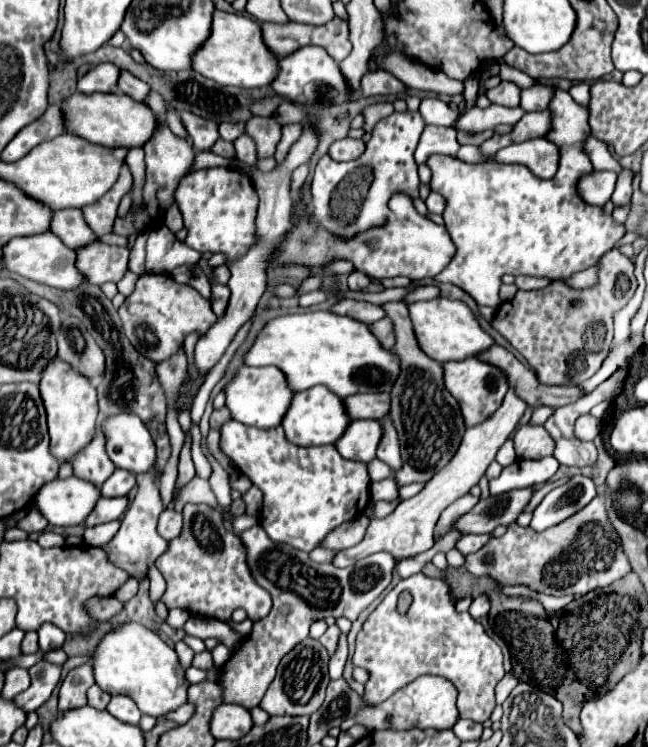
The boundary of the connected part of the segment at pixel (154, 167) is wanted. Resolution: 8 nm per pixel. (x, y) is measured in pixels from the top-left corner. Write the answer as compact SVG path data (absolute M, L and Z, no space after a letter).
M165 120L163 124L155 130L153 138L143 146L145 148L145 184L143 184L143 200L137 208L131 208L125 216L117 216L115 224L113 224L113 232L119 236L133 236L133 234L141 234L145 230L151 230L155 226L163 224L163 218L167 214L167 210L171 208L171 204L175 202L173 194L177 190L179 180L193 168L195 162L195 150L189 144L189 140L175 136Z

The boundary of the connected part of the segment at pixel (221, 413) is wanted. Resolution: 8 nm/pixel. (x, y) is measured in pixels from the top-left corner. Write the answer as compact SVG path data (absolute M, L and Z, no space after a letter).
M223 406L223 408L219 408L219 410L213 410L209 424L211 424L211 428L219 430L227 420L231 420L231 412L227 412L227 406Z

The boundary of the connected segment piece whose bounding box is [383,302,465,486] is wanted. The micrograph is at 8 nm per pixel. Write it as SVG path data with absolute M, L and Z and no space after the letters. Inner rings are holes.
M387 302L383 304L387 316L395 322L395 334L397 334L397 342L395 342L395 352L401 358L401 376L395 382L393 390L391 390L391 418L393 424L397 428L399 434L399 442L401 442L401 458L403 458L403 468L395 474L395 482L397 486L403 484L411 484L411 482L427 482L427 474L443 468L457 452L461 438L465 434L465 422L463 422L463 414L459 412L459 402L447 392L445 384L443 384L443 364L437 360L431 360L421 348L419 342L415 338L413 332L413 324L409 318L409 310L405 302Z

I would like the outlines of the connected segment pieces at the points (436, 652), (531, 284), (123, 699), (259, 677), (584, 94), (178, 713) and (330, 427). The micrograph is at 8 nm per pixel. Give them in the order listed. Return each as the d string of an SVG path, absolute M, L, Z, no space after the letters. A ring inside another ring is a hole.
M413 574L401 580L369 614L357 634L353 664L367 668L371 674L363 696L367 704L379 704L415 678L435 674L455 684L459 692L459 716L475 722L489 720L495 708L495 686L505 674L499 644L485 634L477 620L455 610L443 580L425 574ZM403 590L409 590L413 596L413 604L405 614L397 610L397 598Z
M517 276L515 280L519 290L537 290L537 288L545 288L549 282L545 278L533 278L533 276Z
M113 696L107 706L107 712L127 724L139 724L141 720L141 712L129 696Z
M259 524L245 530L241 534L241 540L247 546L251 574L271 594L273 608L267 618L253 624L253 632L223 666L219 684L223 686L225 702L241 704L251 710L263 700L269 684L275 678L275 670L281 658L307 638L309 626L315 620L325 620L329 616L345 616L351 622L357 620L357 616L389 586L395 560L391 554L379 552L341 570L333 564L313 562L307 558L309 554L297 548L271 542Z
M577 82L577 84L573 84L573 86L569 88L569 94L571 94L571 98L573 98L577 104L587 106L587 102L589 102L589 84L587 84L587 82Z
M183 704L179 710L175 710L175 714L169 714L167 718L175 720L175 722L179 722L179 724L185 724L193 714L195 714L195 706L193 706L193 704Z
M313 386L309 390L295 394L281 424L285 428L285 436L289 442L297 446L325 446L325 444L335 444L343 436L343 432L351 424L351 418L347 418L347 408L343 398L335 396L329 388Z

